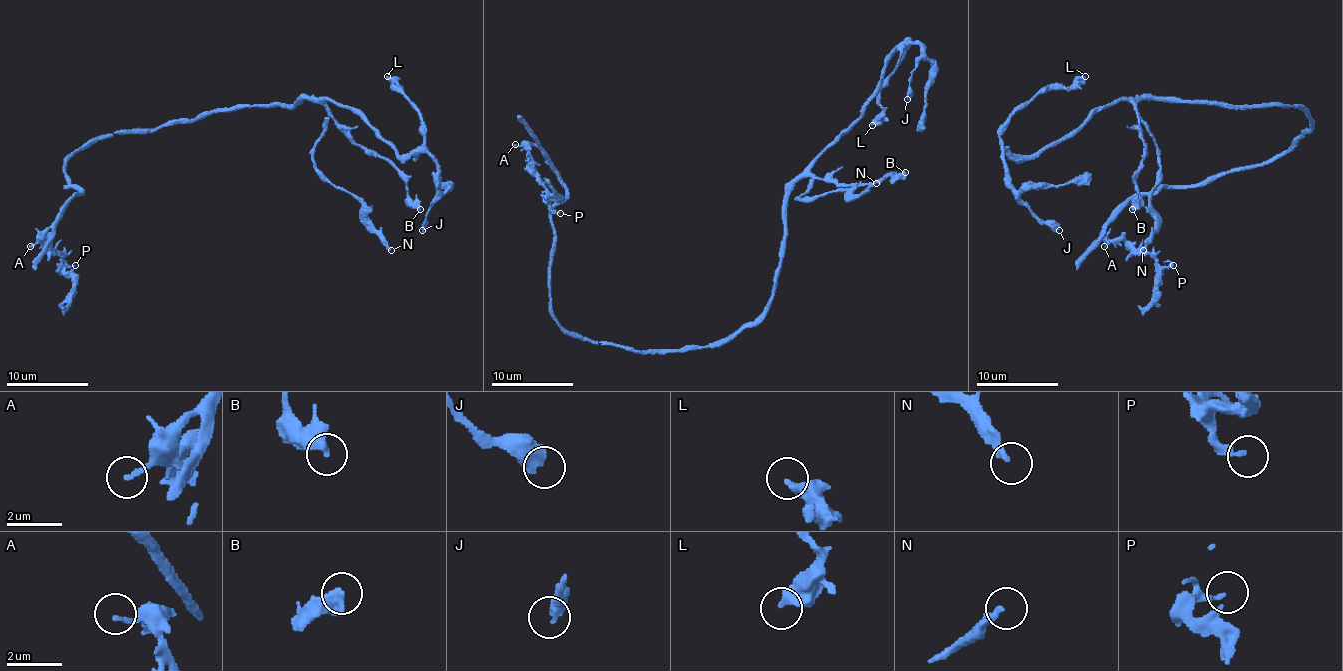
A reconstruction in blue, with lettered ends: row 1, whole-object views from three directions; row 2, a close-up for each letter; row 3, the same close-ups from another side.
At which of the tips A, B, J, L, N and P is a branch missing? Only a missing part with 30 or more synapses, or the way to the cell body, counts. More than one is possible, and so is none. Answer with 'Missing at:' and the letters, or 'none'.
Missing at: none

